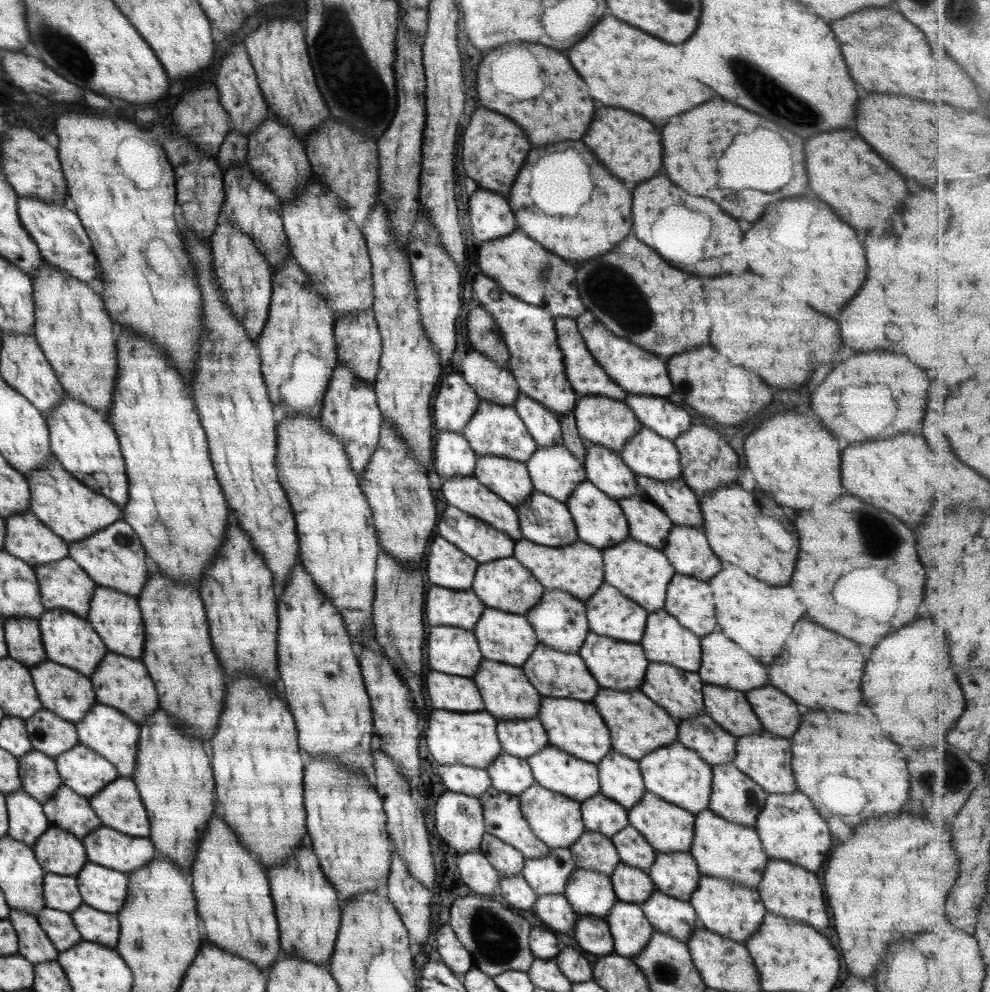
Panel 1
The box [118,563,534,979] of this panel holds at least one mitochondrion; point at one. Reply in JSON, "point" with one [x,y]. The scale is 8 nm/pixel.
{"point":[498,951]}

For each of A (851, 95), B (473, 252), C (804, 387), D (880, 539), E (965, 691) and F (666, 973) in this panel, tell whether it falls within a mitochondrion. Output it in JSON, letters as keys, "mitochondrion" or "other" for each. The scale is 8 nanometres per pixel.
{"A":"other","B":"other","C":"other","D":"mitochondrion","E":"other","F":"mitochondrion"}

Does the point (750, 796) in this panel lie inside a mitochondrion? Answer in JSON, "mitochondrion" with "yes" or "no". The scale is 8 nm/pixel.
{"mitochondrion":"yes"}

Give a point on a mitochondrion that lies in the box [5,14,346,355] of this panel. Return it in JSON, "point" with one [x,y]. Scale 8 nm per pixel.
{"point":[73,54]}

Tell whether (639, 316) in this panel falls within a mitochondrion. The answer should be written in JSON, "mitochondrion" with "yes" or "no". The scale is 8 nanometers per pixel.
{"mitochondrion":"yes"}

